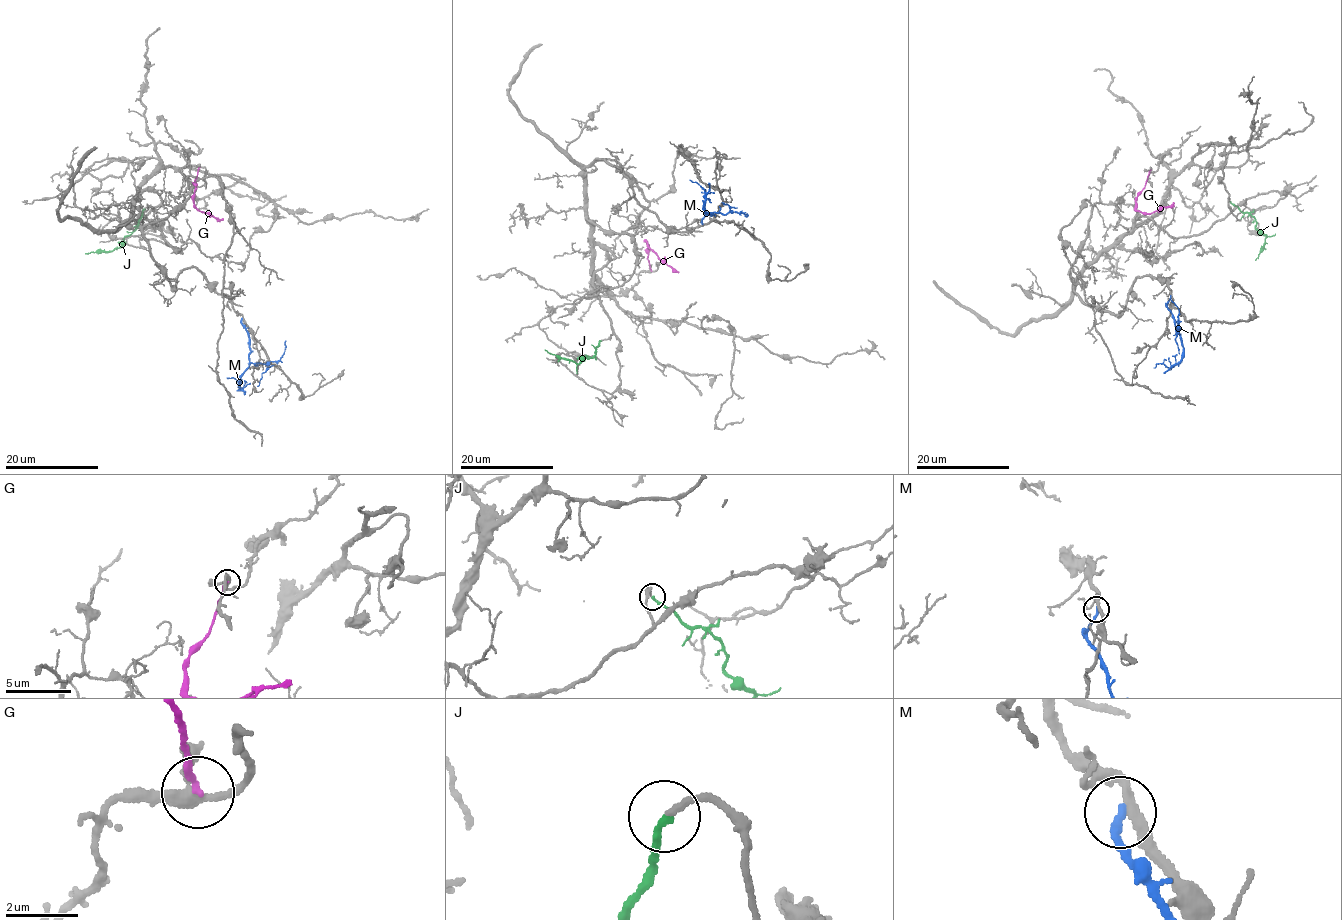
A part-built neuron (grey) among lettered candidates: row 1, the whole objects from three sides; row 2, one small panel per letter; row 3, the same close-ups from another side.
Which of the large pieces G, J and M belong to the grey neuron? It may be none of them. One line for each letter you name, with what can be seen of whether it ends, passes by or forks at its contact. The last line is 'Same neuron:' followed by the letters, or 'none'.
J: it ends there
Same neuron: J

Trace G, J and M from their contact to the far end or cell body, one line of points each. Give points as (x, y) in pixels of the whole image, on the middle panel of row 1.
G: (651, 271), (646, 241), (678, 272)
J: (599, 340), (596, 354), (584, 356), (577, 364), (557, 358), (544, 349)
M: (702, 223), (713, 213), (705, 212), (705, 191), (689, 179)

